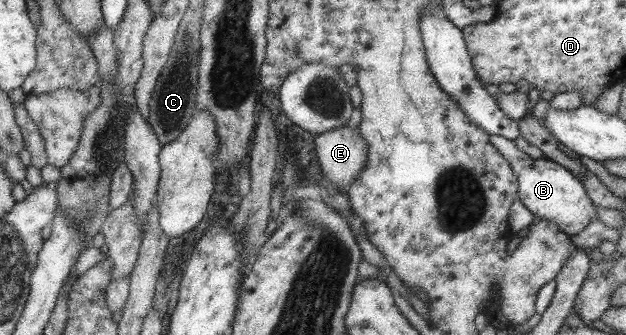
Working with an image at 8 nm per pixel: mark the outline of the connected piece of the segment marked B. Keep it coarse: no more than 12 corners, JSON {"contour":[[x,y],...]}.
{"contour":[[513,140],[491,144],[517,174],[519,201],[567,235],[597,219],[581,181]]}

